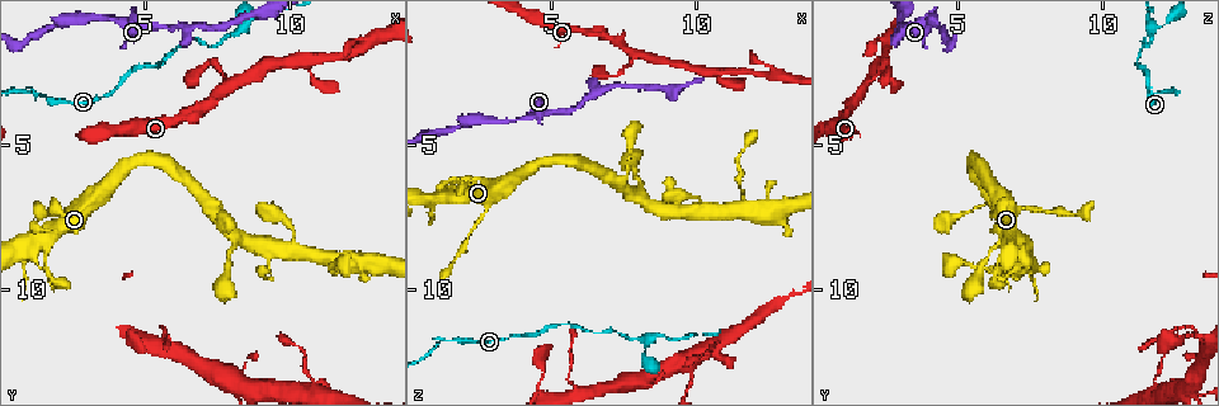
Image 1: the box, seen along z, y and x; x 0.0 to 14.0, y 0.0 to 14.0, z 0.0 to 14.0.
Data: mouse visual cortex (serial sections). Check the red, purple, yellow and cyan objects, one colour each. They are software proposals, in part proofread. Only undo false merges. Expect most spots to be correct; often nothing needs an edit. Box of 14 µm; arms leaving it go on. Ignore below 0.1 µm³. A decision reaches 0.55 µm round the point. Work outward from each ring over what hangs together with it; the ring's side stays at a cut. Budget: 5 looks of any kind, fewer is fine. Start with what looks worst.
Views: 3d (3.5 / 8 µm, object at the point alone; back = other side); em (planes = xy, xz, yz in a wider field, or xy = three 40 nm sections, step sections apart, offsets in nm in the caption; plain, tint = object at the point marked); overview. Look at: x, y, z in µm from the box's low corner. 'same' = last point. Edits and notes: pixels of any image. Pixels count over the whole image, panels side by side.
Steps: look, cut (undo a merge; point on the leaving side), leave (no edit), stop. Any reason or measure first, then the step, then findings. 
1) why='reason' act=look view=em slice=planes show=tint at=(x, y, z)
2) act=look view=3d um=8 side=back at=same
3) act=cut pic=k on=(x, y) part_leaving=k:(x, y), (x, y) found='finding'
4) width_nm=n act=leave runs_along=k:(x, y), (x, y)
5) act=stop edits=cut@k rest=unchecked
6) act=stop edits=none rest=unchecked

why='narrows sharply' act=look view=3d um=3.5 at=(1.5, 3.3, 11.7)

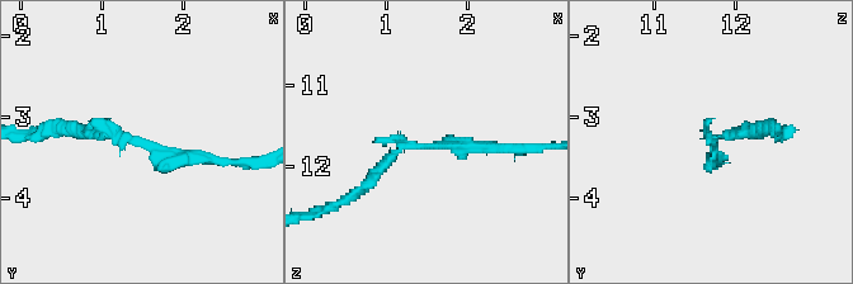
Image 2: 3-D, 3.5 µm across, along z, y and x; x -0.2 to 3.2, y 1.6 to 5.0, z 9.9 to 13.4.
act=look view=em slice=xy step=3 show=tint at=(1.45, 3.35, 11.70)

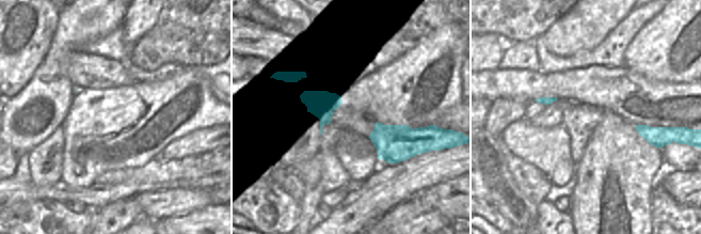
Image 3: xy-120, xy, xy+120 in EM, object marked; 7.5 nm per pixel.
act=leave runs_along=2:(505, 148), (404, 145), (361, 190) found='continuous, no second cell'

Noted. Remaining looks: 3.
why='narrows sharply' act=look view=3d um=3.5 side=back at=(1.6, 9.2, 6.3)

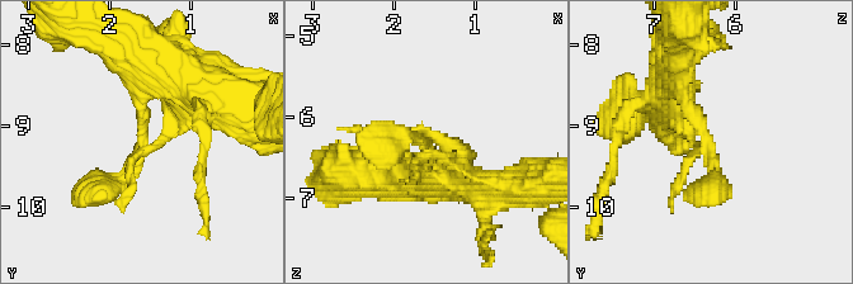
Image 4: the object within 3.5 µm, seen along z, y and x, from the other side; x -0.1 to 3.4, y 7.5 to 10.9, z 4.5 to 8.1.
act=look view=em slice=xy step=5 show=tint at=(1.60, 9.15, 6.35)

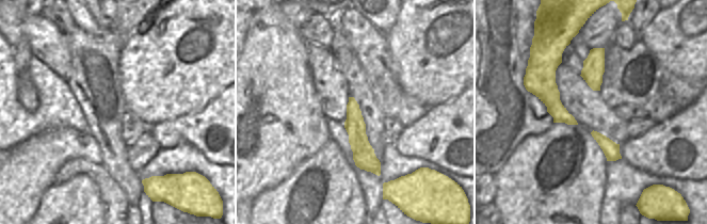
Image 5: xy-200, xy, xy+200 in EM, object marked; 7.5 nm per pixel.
act=leave runs_along=5:(351, 99), (364, 157), (378, 172) found='all the same cell'

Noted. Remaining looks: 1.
act=stop edits=none rest=unchecked

